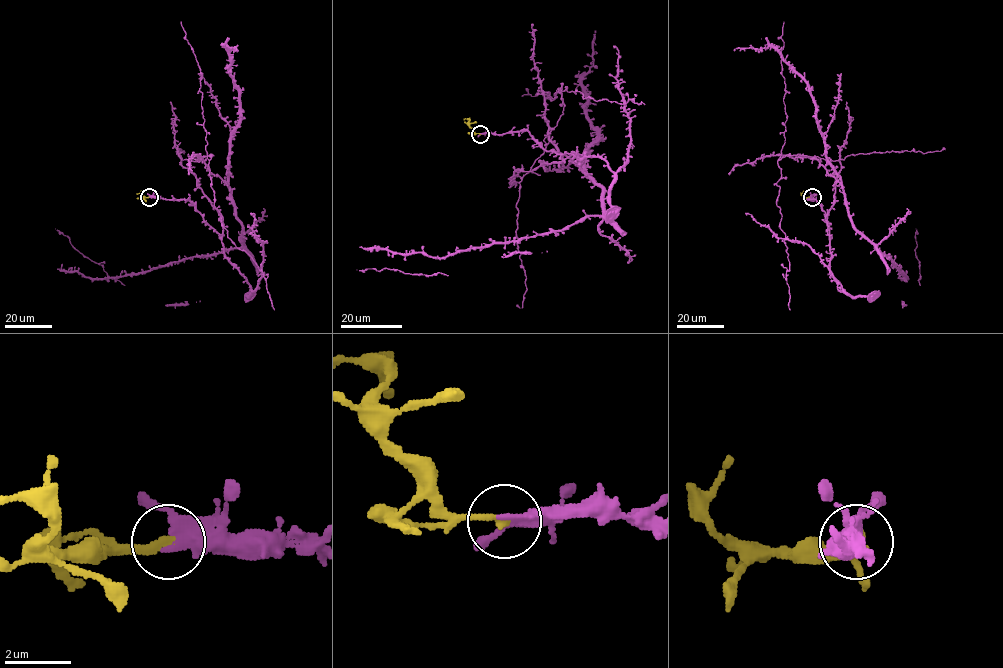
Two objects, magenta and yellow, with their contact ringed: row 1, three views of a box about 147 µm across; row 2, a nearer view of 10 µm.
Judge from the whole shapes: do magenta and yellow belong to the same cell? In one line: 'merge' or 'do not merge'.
merge

